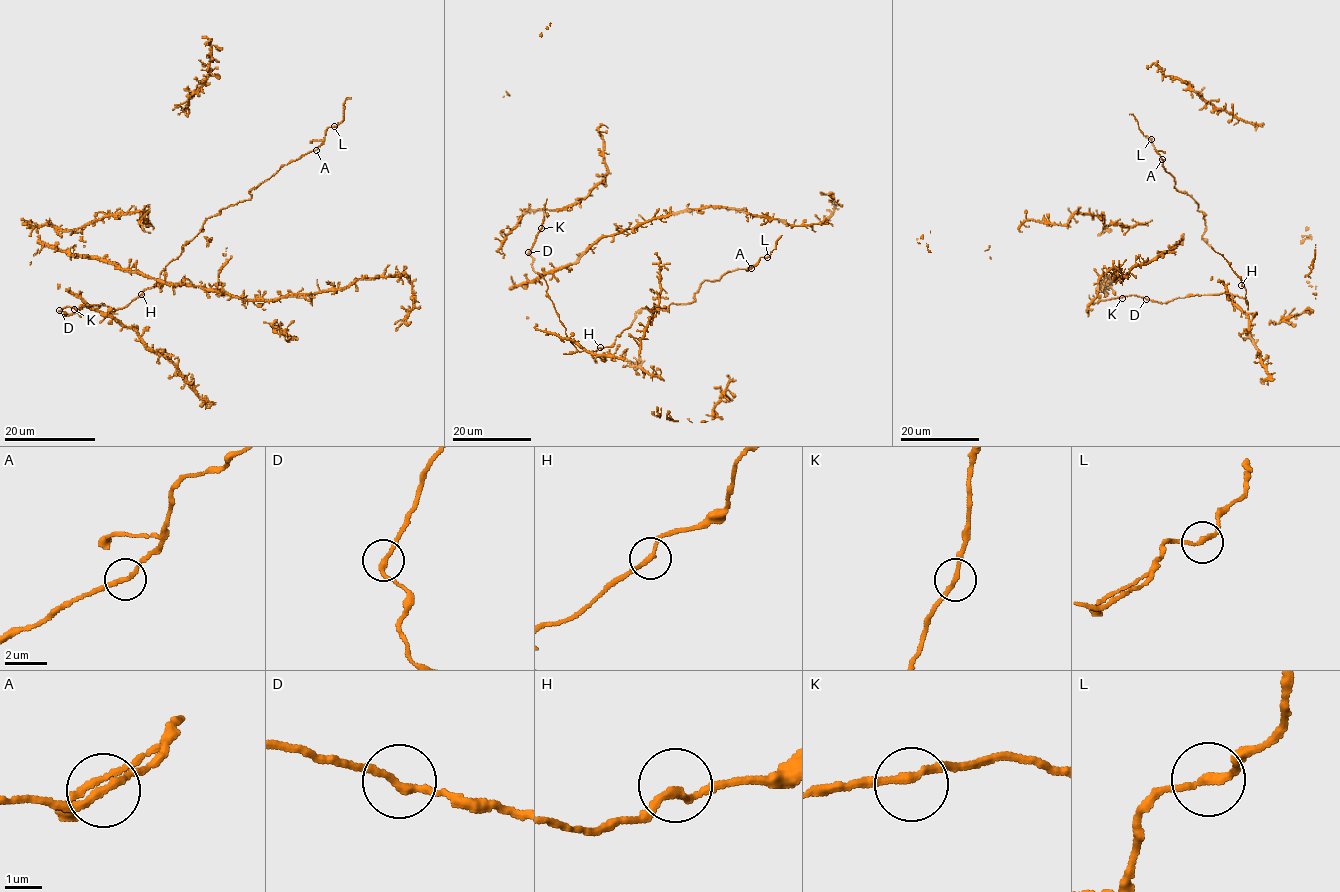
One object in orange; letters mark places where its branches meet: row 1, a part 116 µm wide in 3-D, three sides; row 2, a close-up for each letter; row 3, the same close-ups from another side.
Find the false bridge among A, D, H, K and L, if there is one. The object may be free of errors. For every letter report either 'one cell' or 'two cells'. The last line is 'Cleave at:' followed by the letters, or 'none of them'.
A: one cell
D: one cell
H: one cell
K: one cell
L: one cell
Cleave at: none of them

